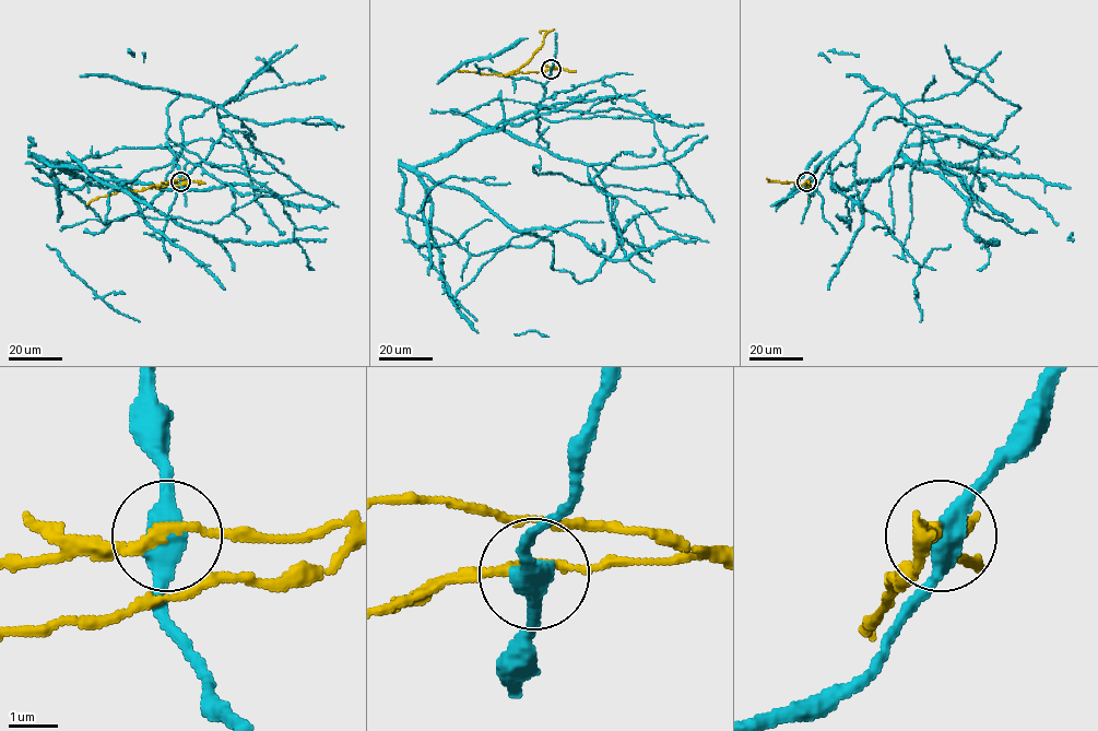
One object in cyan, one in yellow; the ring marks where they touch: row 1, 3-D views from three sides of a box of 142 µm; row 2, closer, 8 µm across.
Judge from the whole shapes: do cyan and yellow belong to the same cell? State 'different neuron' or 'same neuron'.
different neuron

